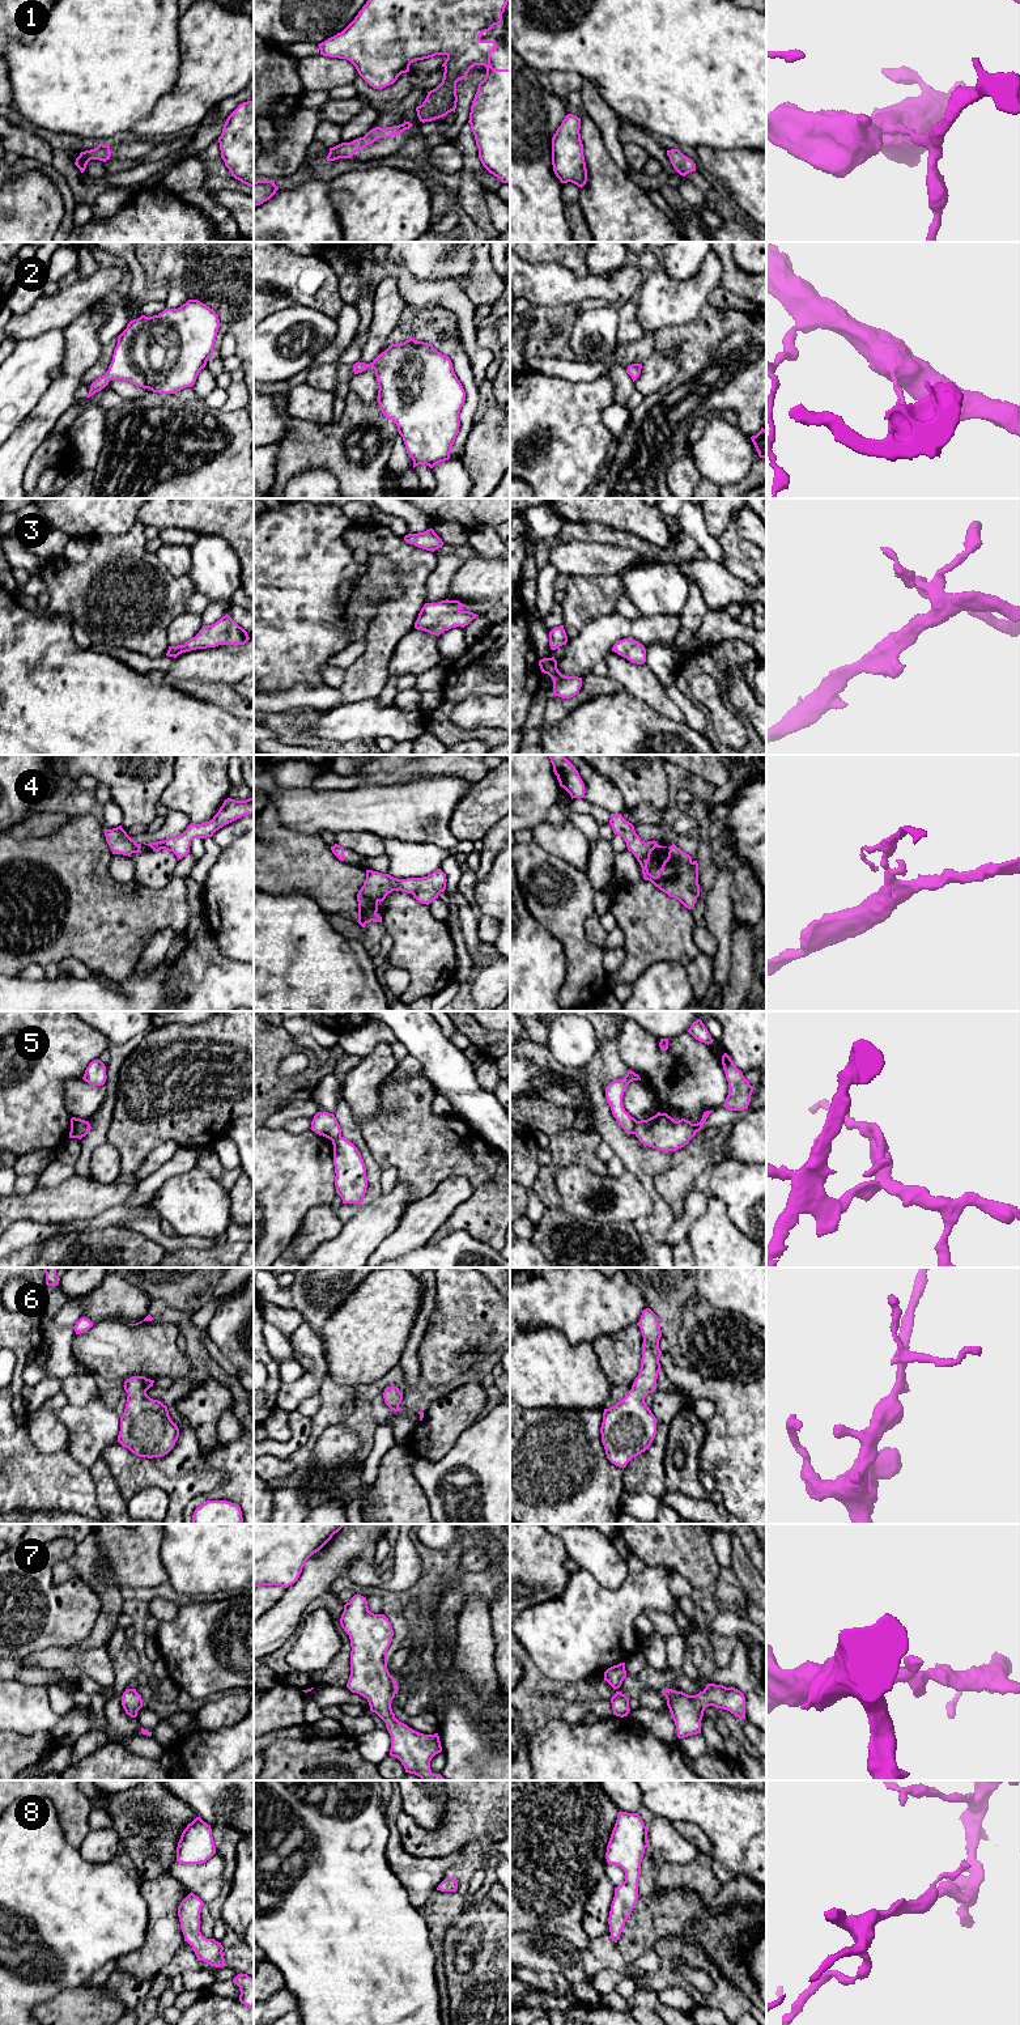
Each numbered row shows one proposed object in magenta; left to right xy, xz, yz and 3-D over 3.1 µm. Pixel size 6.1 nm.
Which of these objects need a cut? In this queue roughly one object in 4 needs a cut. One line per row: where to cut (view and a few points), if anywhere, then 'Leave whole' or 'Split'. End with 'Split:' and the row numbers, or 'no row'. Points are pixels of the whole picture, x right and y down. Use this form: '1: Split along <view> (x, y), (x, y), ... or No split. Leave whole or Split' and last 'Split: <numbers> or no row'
1: No split. Leave whole
2: No split. Leave whole
3: No split. Leave whole
4: No split. Leave whole
5: Split along yz (637, 1121), (634, 1133). Split
6: No split. Leave whole
7: No split. Leave whole
8: No split. Leave whole
Split: 5

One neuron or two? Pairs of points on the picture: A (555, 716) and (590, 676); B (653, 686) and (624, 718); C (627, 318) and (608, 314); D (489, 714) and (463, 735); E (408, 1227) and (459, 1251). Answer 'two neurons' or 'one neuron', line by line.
A: one neuron
B: two neurons
C: two neurons
D: two neurons
E: two neurons

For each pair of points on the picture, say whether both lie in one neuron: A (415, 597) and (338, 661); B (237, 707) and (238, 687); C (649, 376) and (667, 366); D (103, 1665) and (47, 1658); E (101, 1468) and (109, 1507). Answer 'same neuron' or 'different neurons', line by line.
A: different neurons
B: different neurons
C: same neuron
D: same neuron
E: same neuron

